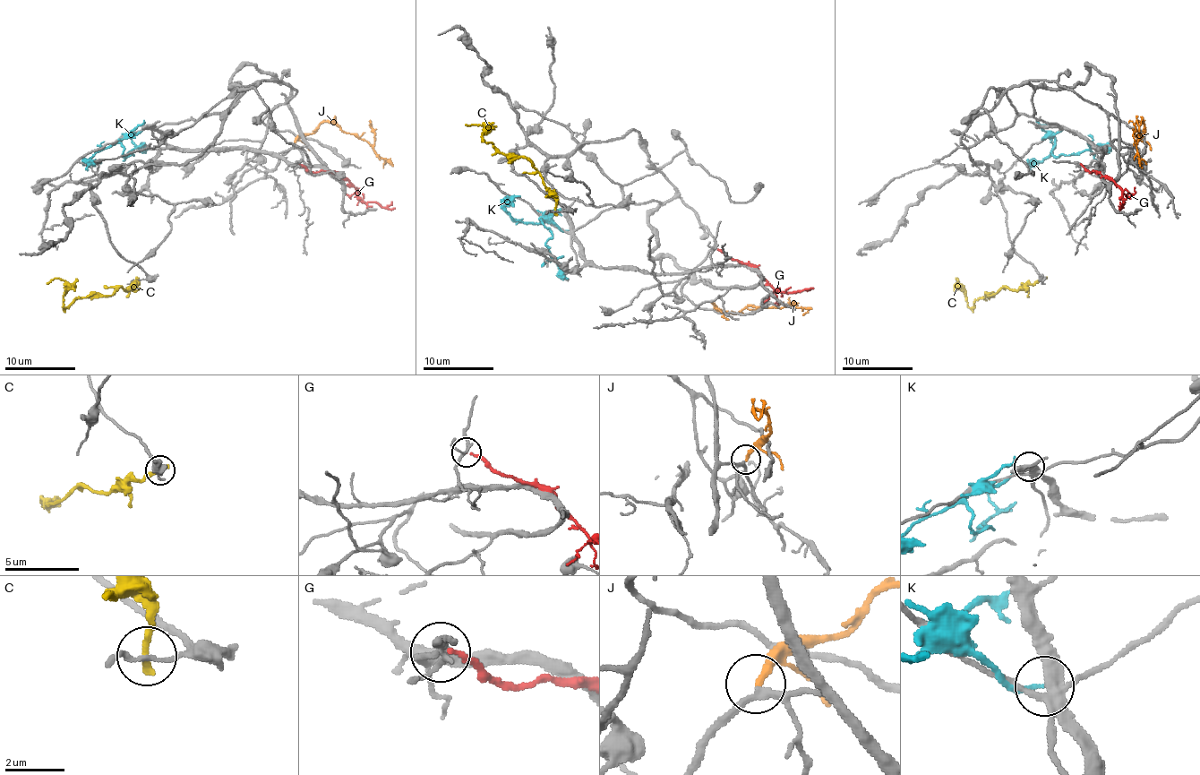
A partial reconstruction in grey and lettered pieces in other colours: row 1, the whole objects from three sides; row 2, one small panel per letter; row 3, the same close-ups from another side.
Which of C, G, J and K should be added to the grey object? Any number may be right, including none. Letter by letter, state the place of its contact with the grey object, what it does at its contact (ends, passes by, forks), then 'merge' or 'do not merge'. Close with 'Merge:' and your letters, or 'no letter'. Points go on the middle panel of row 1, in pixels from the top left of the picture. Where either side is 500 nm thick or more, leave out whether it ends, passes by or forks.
C: (555, 210) | it ends | do not merge
G: (715, 249) | it ends | do not merge
J: (711, 302) | it ends | merge
K: (570, 230) | it ends | do not merge
Merge: J

